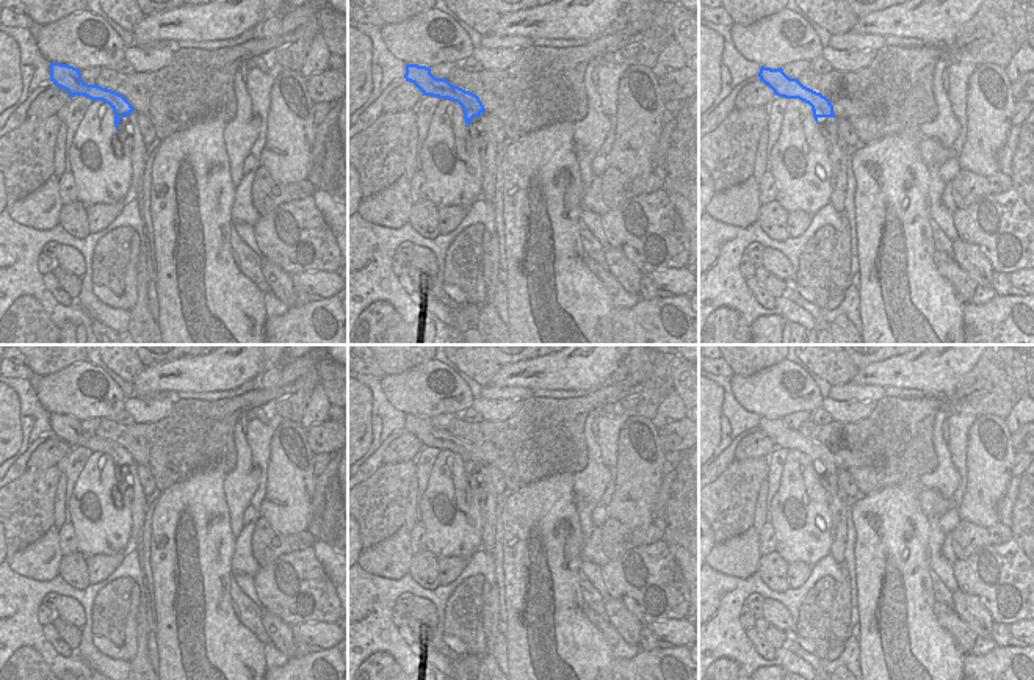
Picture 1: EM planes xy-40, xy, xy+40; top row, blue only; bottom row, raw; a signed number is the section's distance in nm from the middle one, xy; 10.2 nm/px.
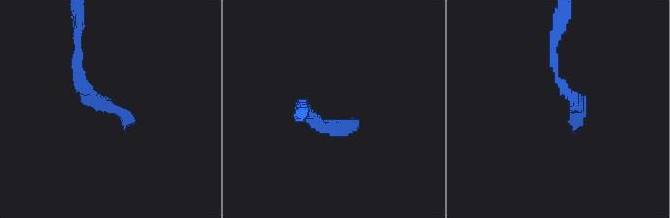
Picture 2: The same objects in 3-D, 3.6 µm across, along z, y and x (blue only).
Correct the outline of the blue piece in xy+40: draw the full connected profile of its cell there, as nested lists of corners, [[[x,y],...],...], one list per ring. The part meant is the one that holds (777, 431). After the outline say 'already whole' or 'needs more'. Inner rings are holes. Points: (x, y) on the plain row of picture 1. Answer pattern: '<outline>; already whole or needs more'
[[[760,418],[760,432],[768,436],[776,447],[785,450],[799,450],[812,458],[813,468],[821,478],[822,487],[829,494],[829,509],[832,514],[832,547],[830,555],[841,564],[844,562],[846,548],[846,512],[848,512],[848,497],[838,479],[838,468],[833,464],[833,456],[830,451],[807,437],[804,437],[797,429],[790,429],[782,418]]]; needs more

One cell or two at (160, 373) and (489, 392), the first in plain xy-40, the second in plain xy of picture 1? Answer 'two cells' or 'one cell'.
two cells

